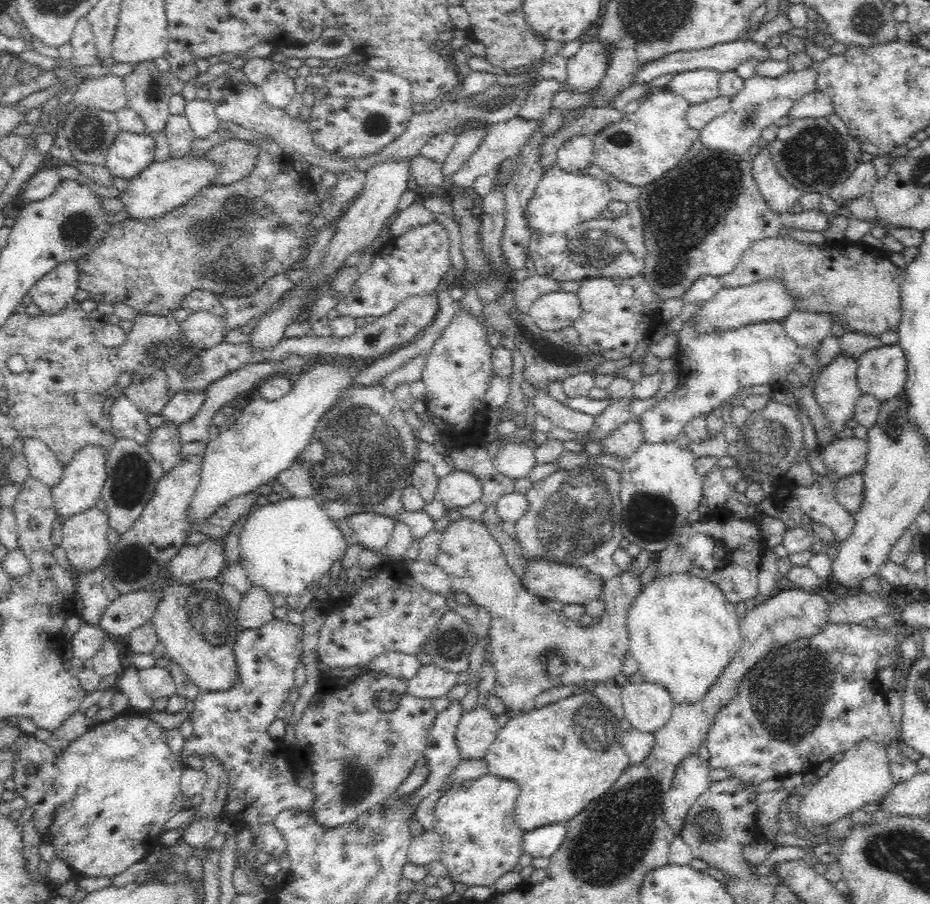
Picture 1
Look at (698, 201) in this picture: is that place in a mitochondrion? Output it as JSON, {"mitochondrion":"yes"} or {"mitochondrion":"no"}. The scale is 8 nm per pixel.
{"mitochondrion":"yes"}

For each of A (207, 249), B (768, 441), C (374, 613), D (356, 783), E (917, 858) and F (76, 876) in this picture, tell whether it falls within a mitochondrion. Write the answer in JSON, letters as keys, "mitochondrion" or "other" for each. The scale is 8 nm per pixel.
{"A":"mitochondrion","B":"mitochondrion","C":"other","D":"mitochondrion","E":"mitochondrion","F":"other"}

